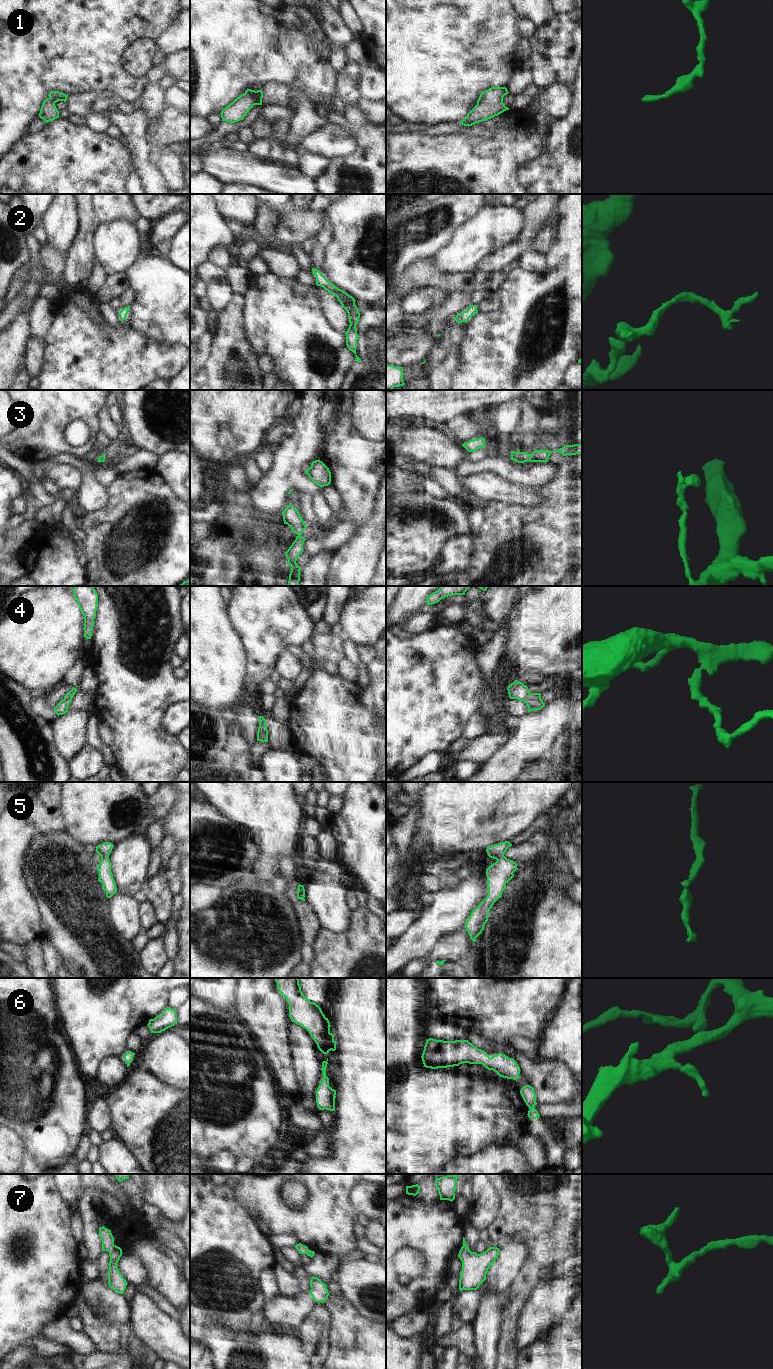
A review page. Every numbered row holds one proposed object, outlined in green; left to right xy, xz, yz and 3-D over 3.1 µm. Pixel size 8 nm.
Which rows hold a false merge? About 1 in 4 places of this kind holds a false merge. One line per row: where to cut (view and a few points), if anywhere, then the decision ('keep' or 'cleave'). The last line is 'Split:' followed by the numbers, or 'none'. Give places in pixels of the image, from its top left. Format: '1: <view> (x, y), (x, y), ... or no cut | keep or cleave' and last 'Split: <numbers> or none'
1: no cut | keep
2: no cut | keep
3: no cut | keep
4: no cut | keep
5: no cut | keep
6: no cut | keep
7: no cut | keep
Split: none

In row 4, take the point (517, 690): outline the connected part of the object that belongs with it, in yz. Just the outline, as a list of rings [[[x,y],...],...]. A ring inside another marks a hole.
[[[515,680],[507,687],[509,698],[524,701],[528,707],[528,712],[541,710],[545,703],[541,699],[541,693],[530,693],[527,685]]]

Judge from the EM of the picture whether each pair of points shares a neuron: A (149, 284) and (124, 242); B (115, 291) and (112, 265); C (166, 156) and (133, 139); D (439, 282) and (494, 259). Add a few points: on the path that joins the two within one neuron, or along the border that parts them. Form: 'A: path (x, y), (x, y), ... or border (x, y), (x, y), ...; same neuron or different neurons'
A: border (139, 256), (124, 272); different neurons
B: border (124, 272), (113, 272), (107, 276); different neurons
C: border (145, 125), (146, 139), (152, 150); different neurons
D: border (471, 273), (474, 276); different neurons

